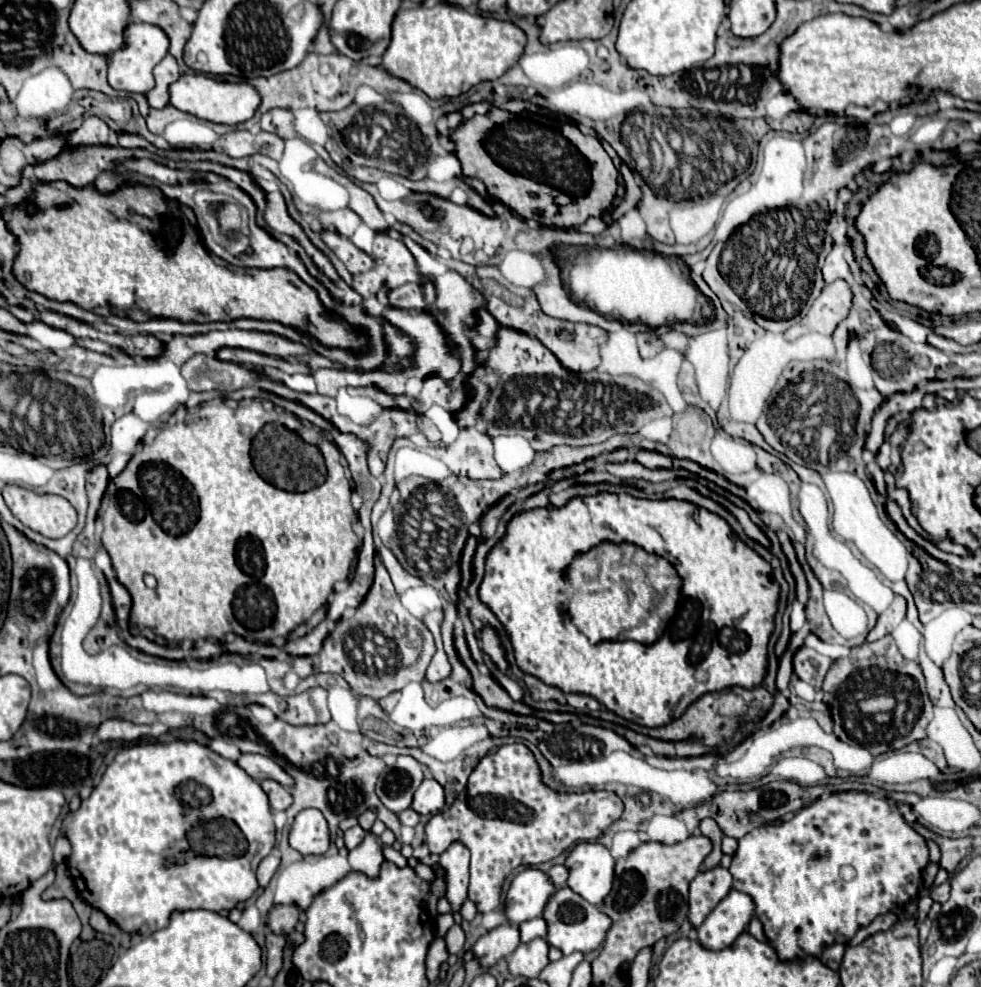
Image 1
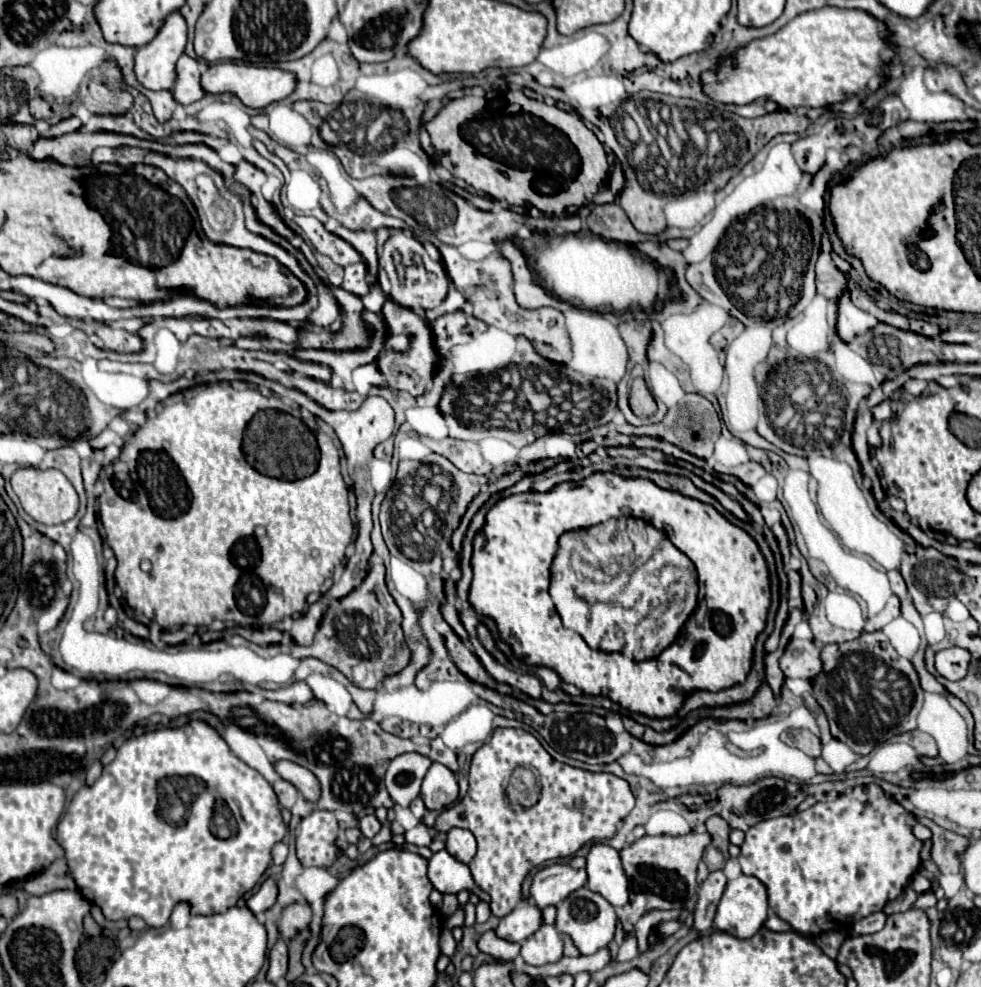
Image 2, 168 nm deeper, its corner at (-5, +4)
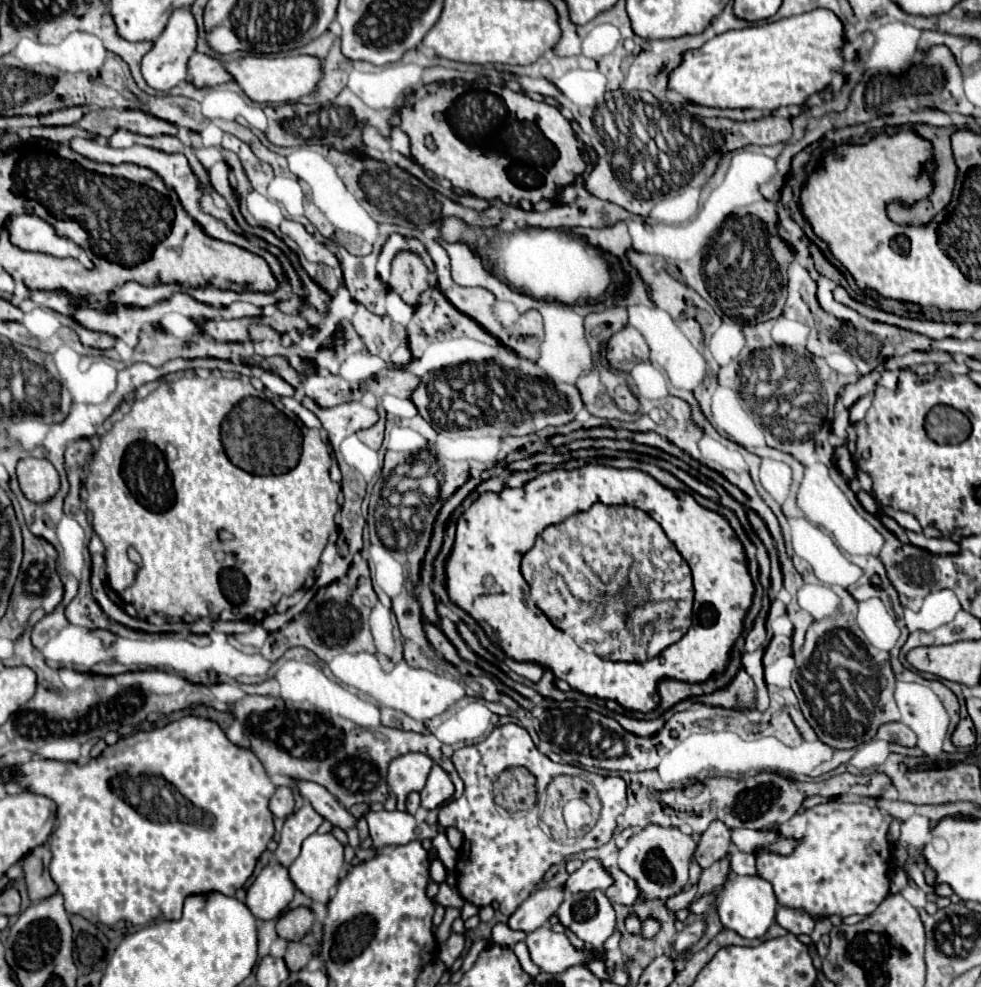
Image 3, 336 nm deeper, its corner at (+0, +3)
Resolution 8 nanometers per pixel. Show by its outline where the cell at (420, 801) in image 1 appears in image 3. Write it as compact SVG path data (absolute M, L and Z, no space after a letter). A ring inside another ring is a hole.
M433 765L427 777L427 785L421 791L421 807L437 809L443 803L447 803L453 797L453 793L455 793L455 787L449 775L439 765Z

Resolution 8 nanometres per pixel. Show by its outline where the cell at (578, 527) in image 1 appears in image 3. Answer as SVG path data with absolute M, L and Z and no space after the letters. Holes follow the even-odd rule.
M585 465L573 471L553 469L521 489L507 487L501 493L479 495L457 523L455 545L447 559L447 593L511 659L539 663L583 695L615 699L625 709L649 713L659 705L657 685L661 679L705 683L727 669L731 647L741 637L743 619L753 603L755 587L749 575L745 549L725 517L701 507L689 493L675 493L663 487L643 471ZM595 503L631 505L651 515L693 573L693 625L679 643L645 663L605 661L597 655L587 655L567 633L553 627L545 613L539 611L537 603L531 599L529 583L521 573L523 555L531 551L545 527L557 525L577 511L587 511ZM487 575L495 581L491 587L485 587Z

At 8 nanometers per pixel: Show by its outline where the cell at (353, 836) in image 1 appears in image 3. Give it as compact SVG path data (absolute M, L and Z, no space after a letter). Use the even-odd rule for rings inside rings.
M369 811L365 819L375 849L387 845L407 845L411 841L433 839L437 835L437 831L431 829L425 821L419 823L413 815L401 811Z

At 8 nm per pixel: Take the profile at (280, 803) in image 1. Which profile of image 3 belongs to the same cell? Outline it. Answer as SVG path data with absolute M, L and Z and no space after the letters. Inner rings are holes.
M277 787L271 801L269 801L269 809L275 817L287 817L293 813L295 809L295 799L293 799L293 791L289 787Z

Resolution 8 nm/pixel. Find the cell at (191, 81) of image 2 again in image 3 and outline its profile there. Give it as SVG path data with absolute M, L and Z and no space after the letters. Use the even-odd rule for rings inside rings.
M201 53L191 55L191 59L187 61L187 73L189 73L189 83L193 83L197 89L215 87L231 81L231 75L223 71L223 63L219 59Z

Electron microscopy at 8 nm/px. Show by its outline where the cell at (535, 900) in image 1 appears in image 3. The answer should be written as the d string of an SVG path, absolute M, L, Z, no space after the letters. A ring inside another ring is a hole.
M589 859L583 863L581 869L571 873L563 885L565 893L581 893L601 889L605 891L611 885L611 877L603 871L603 865L597 859Z

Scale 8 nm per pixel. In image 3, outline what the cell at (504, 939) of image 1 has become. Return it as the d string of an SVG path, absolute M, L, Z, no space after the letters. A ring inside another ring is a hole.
M549 887L549 889L539 889L535 893L531 893L517 909L515 913L509 917L507 925L515 931L525 931L531 933L537 927L541 927L543 923L547 923L547 919L551 915L555 915L555 911L559 909L559 905L563 903L563 889L561 887Z

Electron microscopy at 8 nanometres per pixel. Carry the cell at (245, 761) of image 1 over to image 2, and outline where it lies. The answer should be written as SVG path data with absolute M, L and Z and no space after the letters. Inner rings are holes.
M288 760L276 762L274 768L284 780L292 782L302 792L306 802L316 802L316 798L320 798L320 782L308 768L302 768L302 766L288 762Z

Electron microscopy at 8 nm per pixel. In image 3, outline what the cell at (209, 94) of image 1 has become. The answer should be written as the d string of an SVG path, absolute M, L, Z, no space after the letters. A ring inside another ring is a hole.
M292 53L292 57L279 56L275 59L269 59L269 57L245 55L239 59L227 61L225 69L227 69L227 73L233 75L233 81L245 91L245 95L251 101L273 103L273 105L299 101L303 95L311 93L315 89L315 85L319 83L319 79L321 79L319 61L315 57L309 57L309 55L295 55L294 53Z

